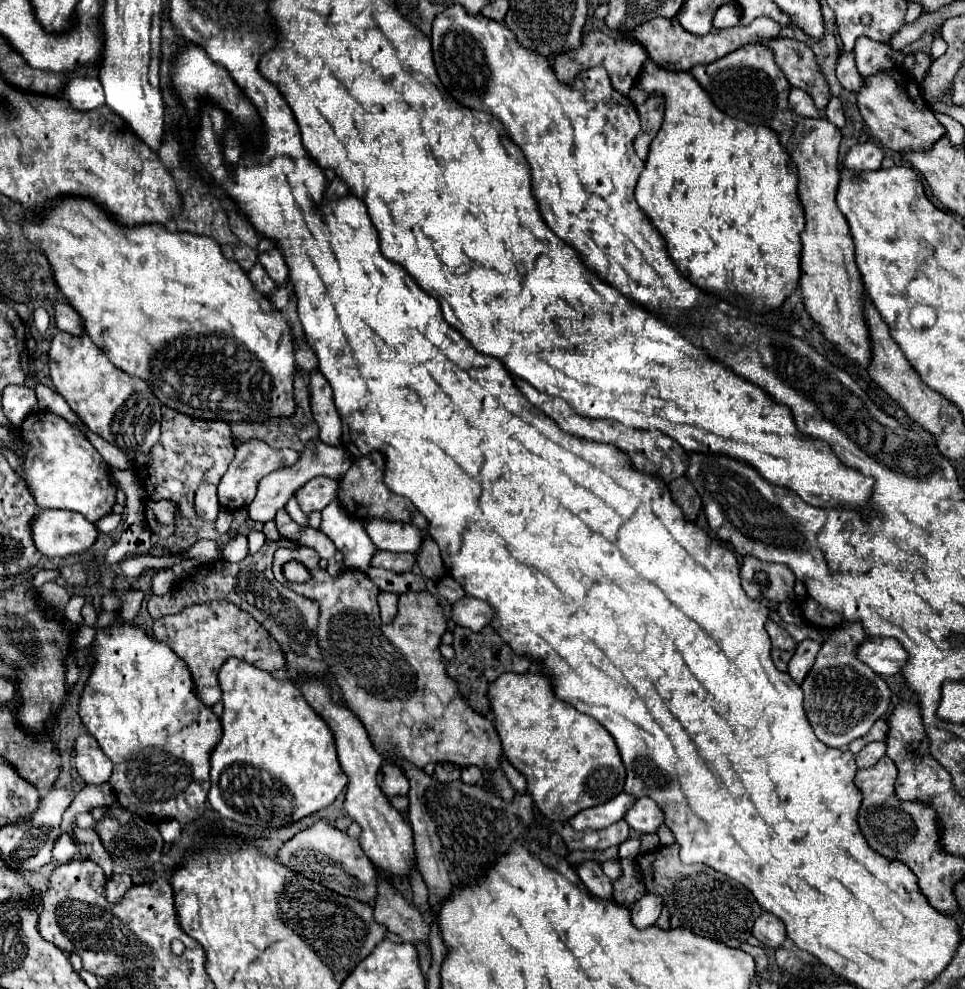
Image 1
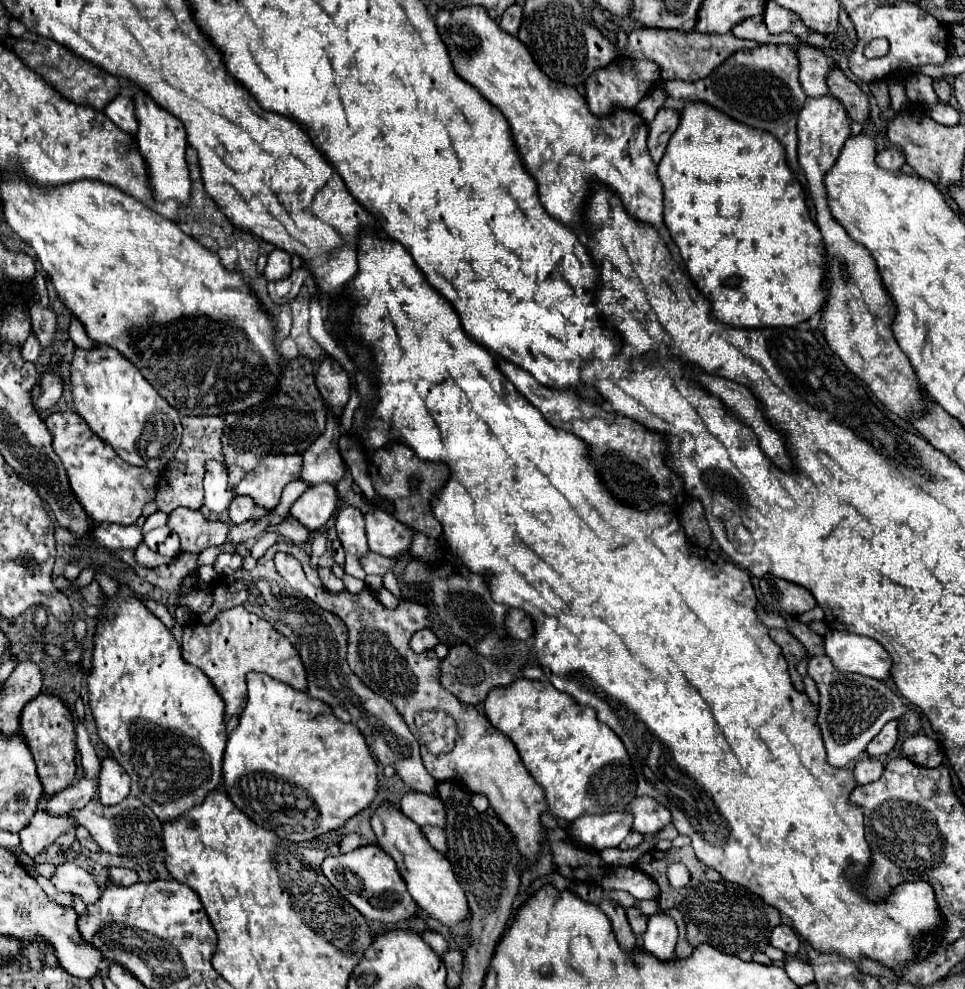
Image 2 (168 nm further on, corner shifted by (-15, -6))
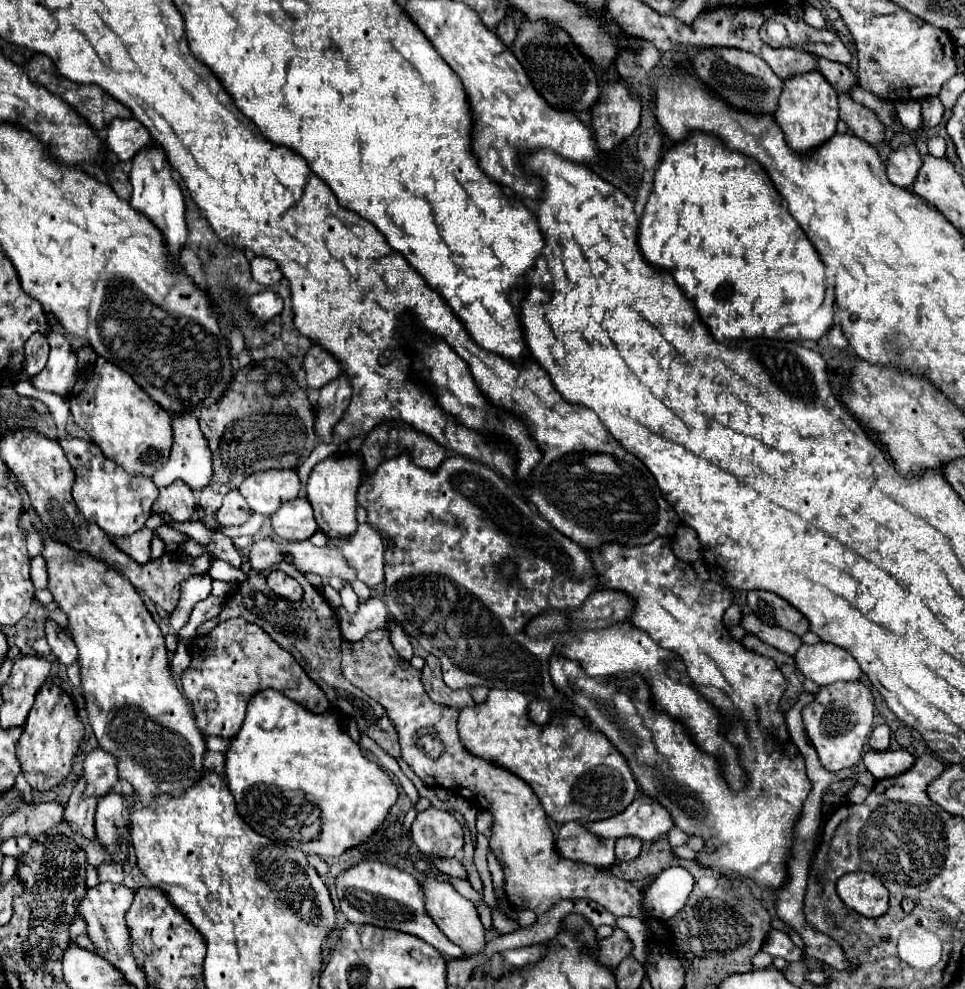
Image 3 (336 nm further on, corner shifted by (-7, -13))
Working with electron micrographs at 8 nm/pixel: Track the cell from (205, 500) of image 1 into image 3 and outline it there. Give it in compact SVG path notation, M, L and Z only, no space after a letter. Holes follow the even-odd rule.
M184 411L182 415L172 415L172 431L174 431L174 443L172 443L170 457L166 465L154 473L152 481L158 487L164 487L166 483L182 479L188 487L192 487L192 491L202 491L202 487L206 487L208 481L212 479L214 471L212 471L212 457L210 457L208 441L204 439L204 433L198 427L198 417L192 411Z

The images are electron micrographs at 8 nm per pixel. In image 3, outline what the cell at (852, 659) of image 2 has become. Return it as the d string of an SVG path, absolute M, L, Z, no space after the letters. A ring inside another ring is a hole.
M802 643L800 649L792 655L796 671L816 685L830 685L836 681L854 681L862 677L860 665L844 651L832 643Z

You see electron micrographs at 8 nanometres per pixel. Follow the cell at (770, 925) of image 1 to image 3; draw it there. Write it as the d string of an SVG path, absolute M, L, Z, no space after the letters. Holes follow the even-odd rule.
M772 929L772 931L768 933L762 951L770 953L772 957L782 957L782 959L786 959L788 963L798 963L798 961L802 959L800 947L796 947L786 933L776 931L776 929Z

